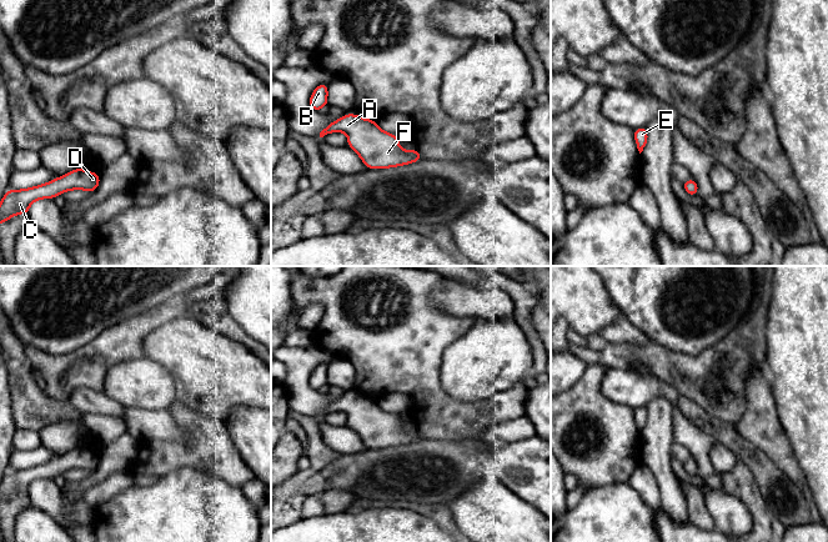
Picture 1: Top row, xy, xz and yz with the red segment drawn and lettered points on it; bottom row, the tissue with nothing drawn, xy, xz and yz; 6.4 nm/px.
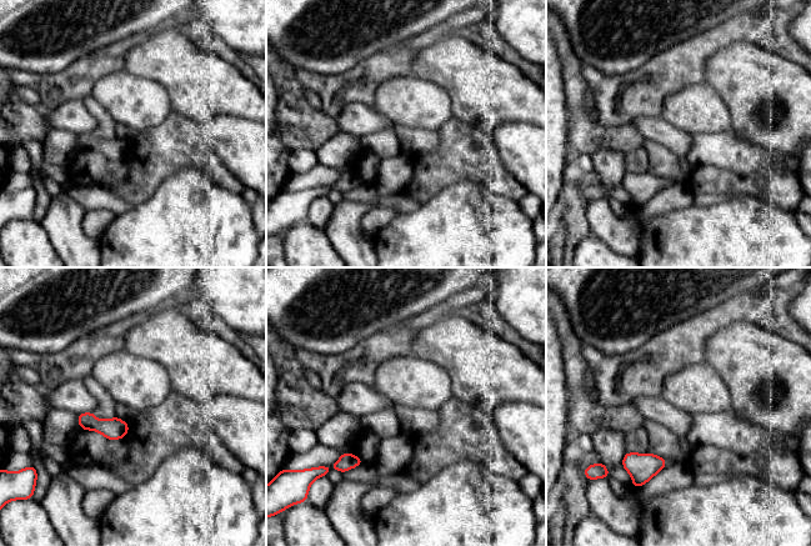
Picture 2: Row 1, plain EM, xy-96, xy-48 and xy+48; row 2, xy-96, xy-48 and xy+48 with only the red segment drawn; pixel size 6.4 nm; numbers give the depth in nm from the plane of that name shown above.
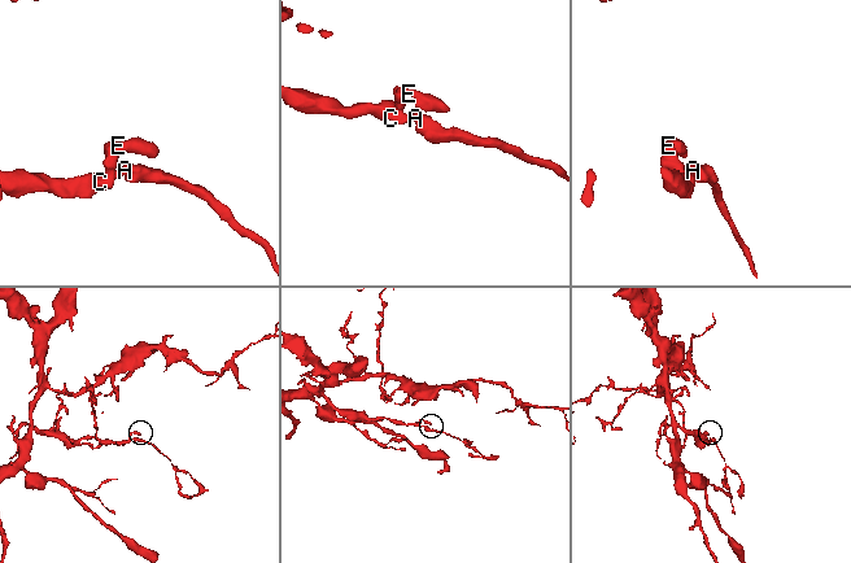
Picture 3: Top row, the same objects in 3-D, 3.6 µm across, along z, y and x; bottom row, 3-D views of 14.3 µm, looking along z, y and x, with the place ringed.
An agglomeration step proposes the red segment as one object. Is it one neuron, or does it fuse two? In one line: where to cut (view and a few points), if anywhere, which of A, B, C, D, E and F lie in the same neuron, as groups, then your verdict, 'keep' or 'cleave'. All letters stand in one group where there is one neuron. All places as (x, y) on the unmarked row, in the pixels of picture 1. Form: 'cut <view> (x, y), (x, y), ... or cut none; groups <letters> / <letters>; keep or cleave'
cut none; groups A B C D E F; keep

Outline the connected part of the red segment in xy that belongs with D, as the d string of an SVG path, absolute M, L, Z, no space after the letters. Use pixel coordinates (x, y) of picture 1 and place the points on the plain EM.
M76 448L47 463L25 470L9 470L0 482L0 503L19 493L29 493L30 485L39 478L55 478L69 470L87 470L95 472L100 462L96 452Z

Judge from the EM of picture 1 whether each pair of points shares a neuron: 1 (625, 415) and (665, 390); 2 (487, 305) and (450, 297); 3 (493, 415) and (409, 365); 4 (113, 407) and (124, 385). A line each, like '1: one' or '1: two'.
1: two
2: one
3: one
4: two

